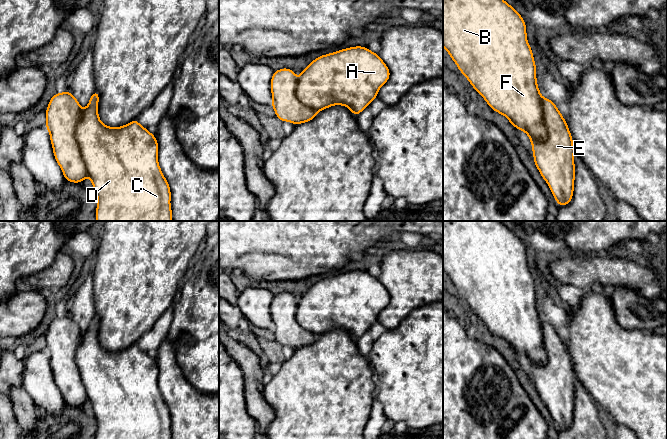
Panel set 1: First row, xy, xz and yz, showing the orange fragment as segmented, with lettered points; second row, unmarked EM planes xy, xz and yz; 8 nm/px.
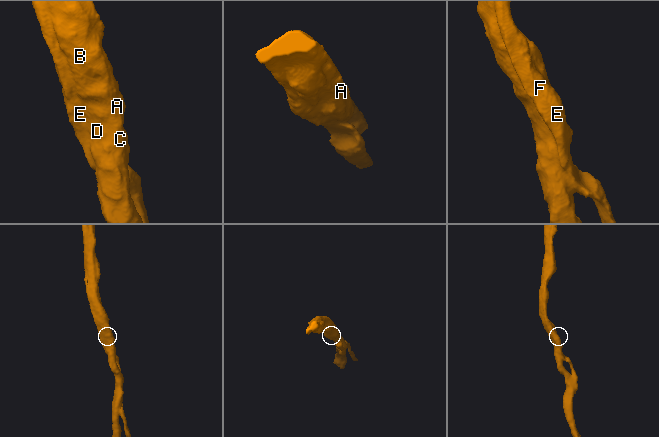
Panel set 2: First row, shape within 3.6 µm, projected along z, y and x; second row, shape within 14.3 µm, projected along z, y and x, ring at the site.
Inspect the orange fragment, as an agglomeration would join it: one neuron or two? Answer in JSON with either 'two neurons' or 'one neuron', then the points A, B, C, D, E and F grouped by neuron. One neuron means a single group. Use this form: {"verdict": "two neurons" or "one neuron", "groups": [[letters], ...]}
{"verdict": "two neurons", "groups": [["A", "B", "C", "D", "F"], ["E"]]}

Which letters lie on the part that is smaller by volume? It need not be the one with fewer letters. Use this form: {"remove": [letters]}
{"remove": ["E"]}

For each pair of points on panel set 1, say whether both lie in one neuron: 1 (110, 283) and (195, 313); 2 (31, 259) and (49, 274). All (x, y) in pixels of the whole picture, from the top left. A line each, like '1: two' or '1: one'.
1: two
2: two

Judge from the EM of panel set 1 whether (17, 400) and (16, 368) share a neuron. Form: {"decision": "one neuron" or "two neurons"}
{"decision": "one neuron"}

